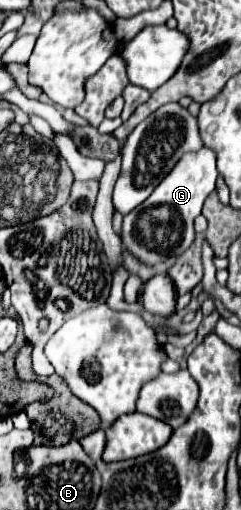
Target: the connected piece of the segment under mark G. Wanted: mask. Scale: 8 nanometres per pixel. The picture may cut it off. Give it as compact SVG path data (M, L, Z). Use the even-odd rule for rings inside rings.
M203 145L195 153L185 153L177 161L177 165L169 171L169 177L165 177L157 185L157 189L149 195L149 201L133 209L133 213L125 215L123 237L121 237L125 249L149 265L157 261L165 261L167 257L181 255L193 243L193 237L195 237L193 219L201 213L207 195L215 189L217 177L219 177L219 171L215 165L213 149ZM153 207L159 207L159 209L163 207L163 221L153 217L151 213ZM147 215L149 215L149 221L147 221Z

